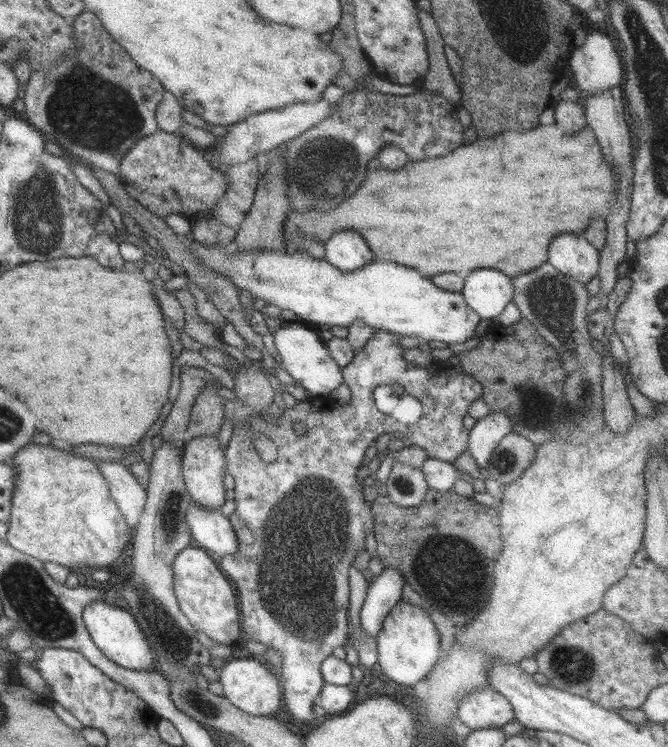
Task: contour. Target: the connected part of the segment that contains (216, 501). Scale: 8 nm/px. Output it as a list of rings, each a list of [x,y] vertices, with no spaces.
[[[197,436],[188,438],[182,448],[182,477],[185,488],[191,496],[191,500],[205,510],[215,510],[225,502],[225,488],[223,487],[223,475],[225,470],[225,454],[219,446],[217,436]]]

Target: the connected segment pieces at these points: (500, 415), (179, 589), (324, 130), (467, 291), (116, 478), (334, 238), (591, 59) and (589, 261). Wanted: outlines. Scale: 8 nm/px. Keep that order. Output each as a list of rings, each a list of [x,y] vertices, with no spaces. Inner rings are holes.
[[[489,411],[483,418],[476,420],[469,431],[467,450],[480,469],[485,468],[491,452],[511,432],[511,427],[513,424],[505,412]]]
[[[190,545],[173,558],[172,570],[177,605],[192,628],[219,645],[229,646],[236,641],[242,631],[239,626],[239,612],[235,606],[237,600],[233,594],[233,586],[218,568],[215,557],[201,547]]]
[[[425,90],[409,96],[391,96],[372,91],[345,93],[330,116],[286,143],[282,154],[282,166],[285,168],[287,180],[285,198],[290,208],[297,212],[329,212],[333,210],[333,206],[337,208],[343,200],[353,196],[365,180],[367,162],[375,159],[380,149],[388,145],[402,151],[410,160],[449,154],[457,144],[461,144],[465,130],[459,125],[457,110],[458,106],[451,105],[441,96]]]
[[[479,268],[463,277],[461,292],[465,304],[480,319],[493,319],[501,314],[513,298],[511,277],[493,268]]]
[[[97,459],[96,462],[125,524],[134,528],[145,507],[146,489],[120,462],[107,462],[101,459]]]
[[[351,230],[331,235],[323,248],[323,259],[341,272],[349,272],[371,262],[371,250],[365,240]]]
[[[599,30],[586,31],[585,41],[580,47],[573,46],[567,64],[572,70],[574,85],[585,97],[617,86],[623,78],[623,68],[611,38]]]
[[[575,234],[555,236],[549,244],[547,260],[561,274],[581,284],[586,285],[595,274],[598,274],[599,251],[583,236]]]

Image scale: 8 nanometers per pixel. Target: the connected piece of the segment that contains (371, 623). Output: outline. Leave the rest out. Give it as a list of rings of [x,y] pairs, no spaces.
[[[395,568],[384,570],[368,584],[366,596],[359,612],[359,623],[362,632],[376,638],[387,614],[401,599],[404,586],[402,573]]]

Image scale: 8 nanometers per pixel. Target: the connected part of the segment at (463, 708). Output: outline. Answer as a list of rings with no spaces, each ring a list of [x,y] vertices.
[[[485,686],[473,692],[465,692],[464,698],[458,701],[456,717],[470,730],[481,730],[481,728],[500,728],[514,719],[514,713],[511,704],[502,694]]]

